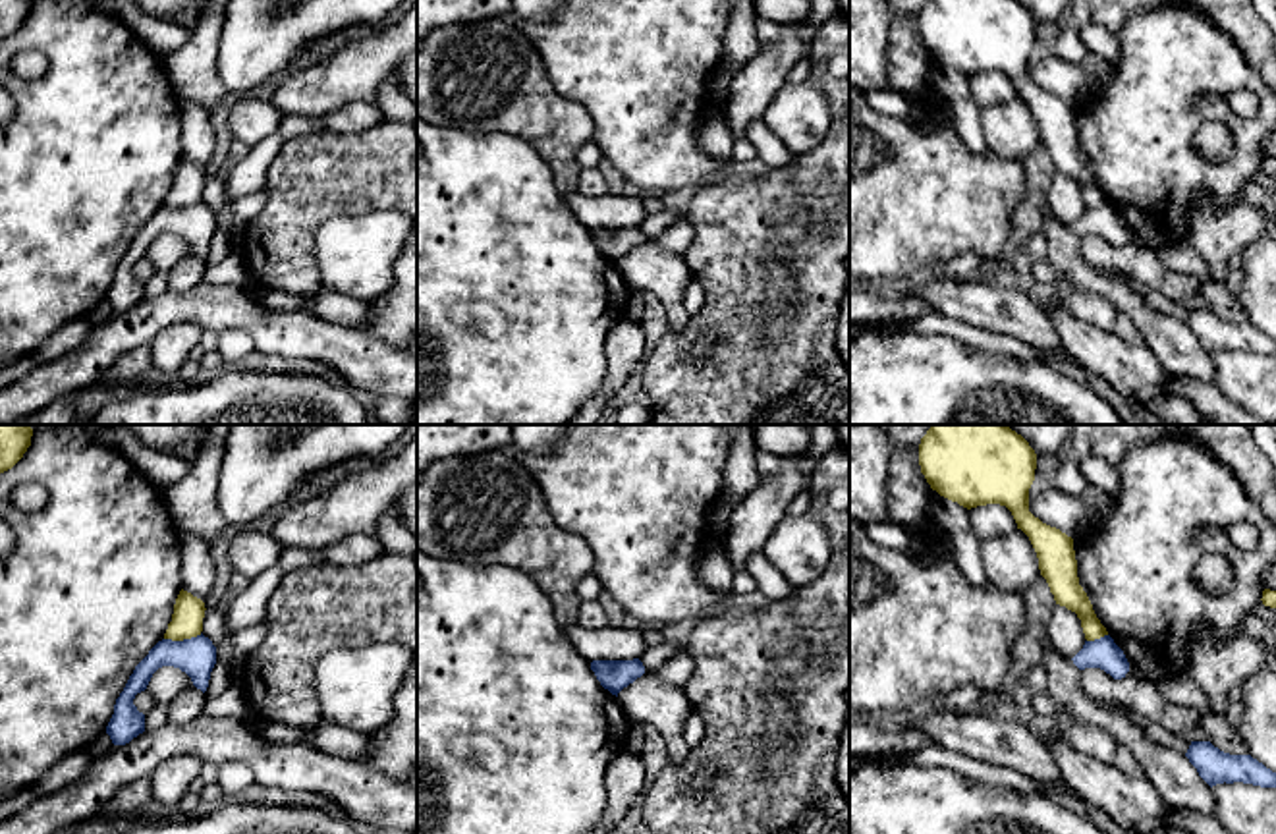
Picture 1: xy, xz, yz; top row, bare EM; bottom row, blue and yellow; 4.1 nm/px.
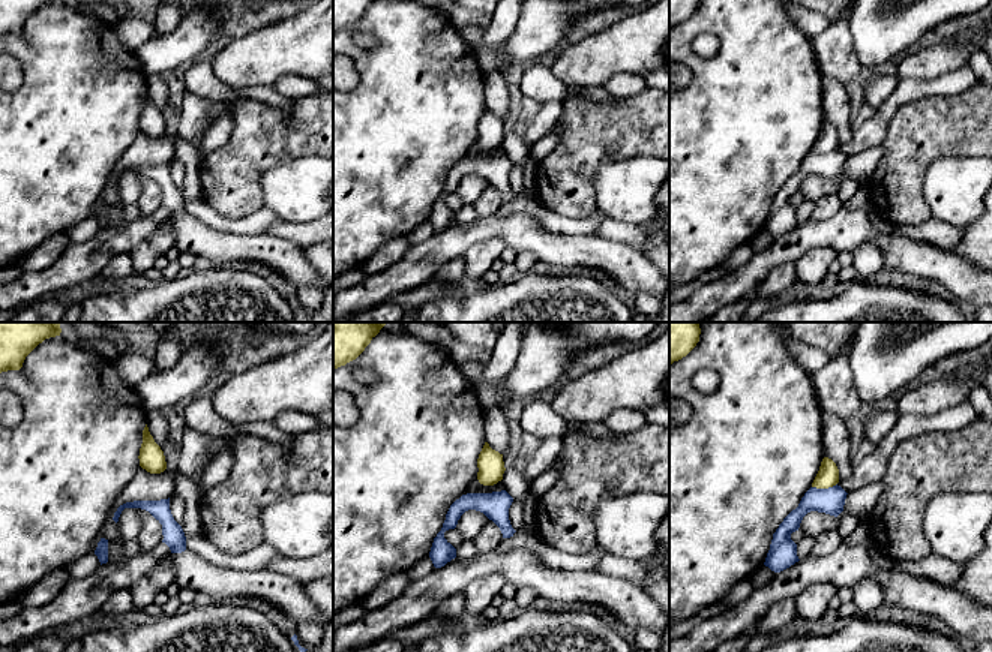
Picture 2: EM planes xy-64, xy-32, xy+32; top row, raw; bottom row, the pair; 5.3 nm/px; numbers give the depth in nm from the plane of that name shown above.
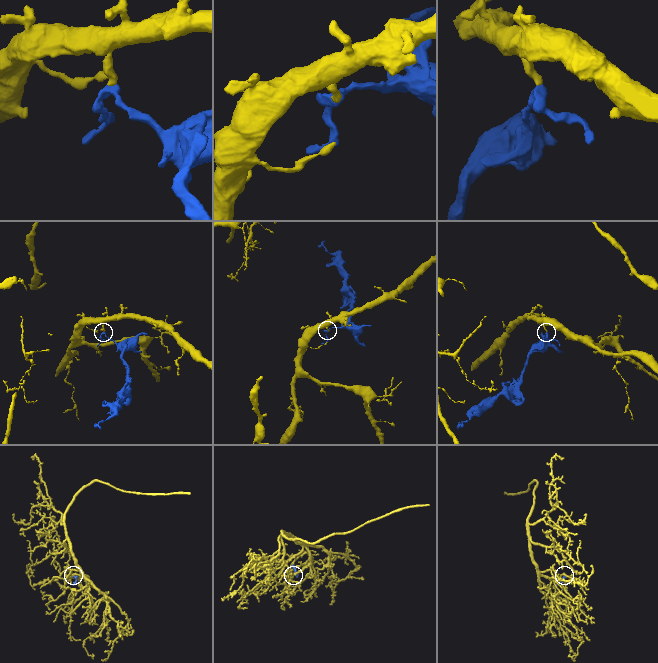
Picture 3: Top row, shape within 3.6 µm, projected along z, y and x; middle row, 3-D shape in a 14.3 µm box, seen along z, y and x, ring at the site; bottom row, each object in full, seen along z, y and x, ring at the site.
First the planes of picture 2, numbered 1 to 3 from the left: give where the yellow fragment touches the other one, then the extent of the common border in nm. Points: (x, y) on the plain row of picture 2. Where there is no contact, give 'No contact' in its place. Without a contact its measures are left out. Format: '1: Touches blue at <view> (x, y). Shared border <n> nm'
1: No contact
2: No contact
3: Touches blue at xy+32 (824, 153). Shared border 140 nm

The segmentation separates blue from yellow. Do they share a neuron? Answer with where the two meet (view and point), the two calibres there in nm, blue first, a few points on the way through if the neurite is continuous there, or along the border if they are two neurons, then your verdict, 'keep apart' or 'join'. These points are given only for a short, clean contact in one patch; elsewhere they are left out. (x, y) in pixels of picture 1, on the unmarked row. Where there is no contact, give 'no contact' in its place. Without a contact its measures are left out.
contact xy (184, 207); calibres 160 and 130 nm; border xy (201, 201), (190, 207), (165, 207); keep apart

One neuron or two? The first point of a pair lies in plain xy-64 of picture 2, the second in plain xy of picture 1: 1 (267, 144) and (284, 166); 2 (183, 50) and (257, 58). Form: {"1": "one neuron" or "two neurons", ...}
{"1": "one neuron", "2": "one neuron"}

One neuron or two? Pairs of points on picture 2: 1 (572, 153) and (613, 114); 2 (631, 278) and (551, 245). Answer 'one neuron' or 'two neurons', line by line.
1: one neuron
2: one neuron

